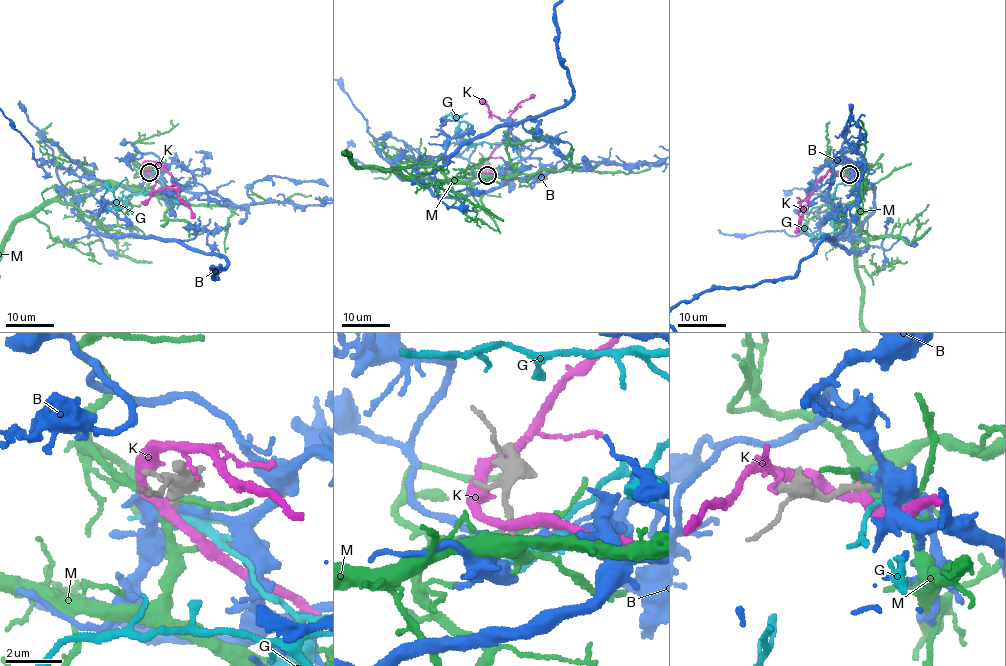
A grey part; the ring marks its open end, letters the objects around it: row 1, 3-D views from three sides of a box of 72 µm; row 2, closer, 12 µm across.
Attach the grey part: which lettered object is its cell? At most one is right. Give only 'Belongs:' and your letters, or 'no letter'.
Belongs: B

